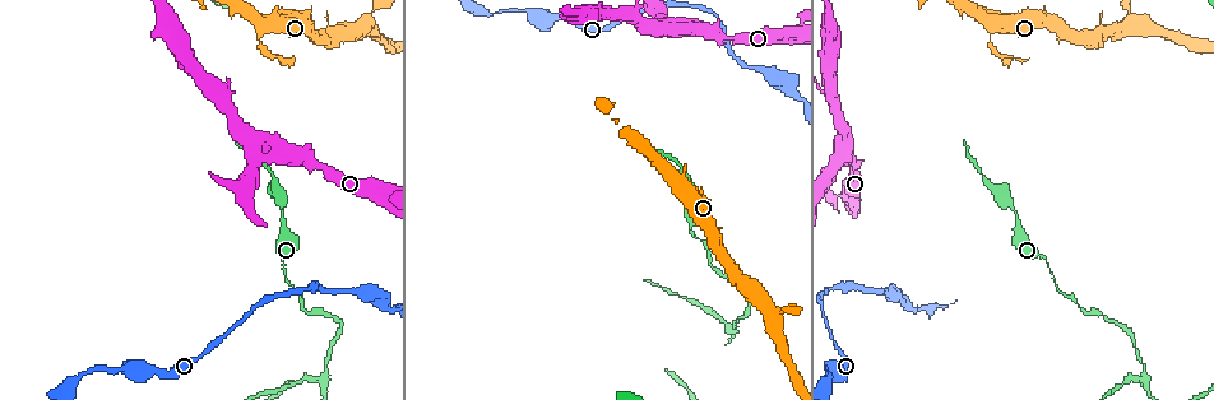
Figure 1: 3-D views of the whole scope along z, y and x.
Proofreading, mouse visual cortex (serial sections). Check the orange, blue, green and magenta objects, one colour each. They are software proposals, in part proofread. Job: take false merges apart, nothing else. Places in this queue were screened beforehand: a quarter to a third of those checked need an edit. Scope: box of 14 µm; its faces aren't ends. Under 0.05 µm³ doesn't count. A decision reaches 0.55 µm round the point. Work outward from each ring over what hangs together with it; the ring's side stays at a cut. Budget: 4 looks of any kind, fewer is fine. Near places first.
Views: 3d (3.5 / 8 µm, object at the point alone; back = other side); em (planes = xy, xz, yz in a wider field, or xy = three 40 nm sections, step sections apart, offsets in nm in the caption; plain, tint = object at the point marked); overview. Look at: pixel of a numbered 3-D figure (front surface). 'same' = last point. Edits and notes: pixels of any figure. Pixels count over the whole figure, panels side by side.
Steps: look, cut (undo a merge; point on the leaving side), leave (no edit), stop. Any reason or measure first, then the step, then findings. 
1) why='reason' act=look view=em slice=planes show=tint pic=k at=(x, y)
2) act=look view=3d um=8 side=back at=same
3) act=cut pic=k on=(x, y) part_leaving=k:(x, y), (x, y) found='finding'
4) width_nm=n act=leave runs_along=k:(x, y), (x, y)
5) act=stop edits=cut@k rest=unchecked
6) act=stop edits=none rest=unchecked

why='three arms meet' act=look view=3d um=8 pic=1 at=(991, 28)

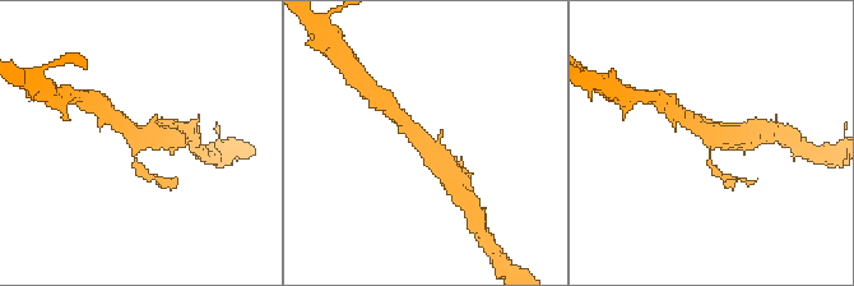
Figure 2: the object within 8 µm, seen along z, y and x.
why='now the EM' act=look view=em slice=planes show=tint pic=2 at=(709, 146)

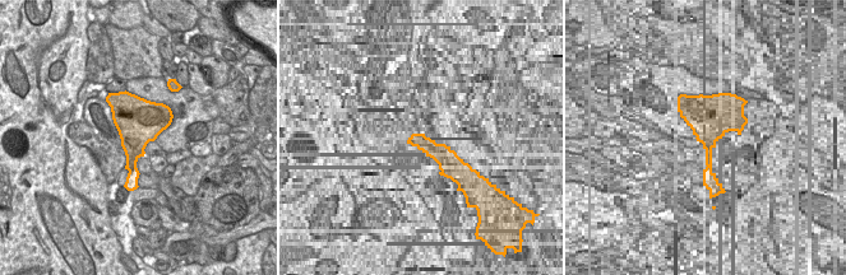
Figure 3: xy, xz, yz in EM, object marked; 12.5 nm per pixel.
width_nm=550 act=cut pic=2 on=(727, 178) part_leaving=2:(709, 158), (716, 173), (732, 180) found='two cells meet here'

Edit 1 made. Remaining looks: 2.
why='side arm on a straight run' act=look view=3d um=3.5 pic=1 at=(323, 379)

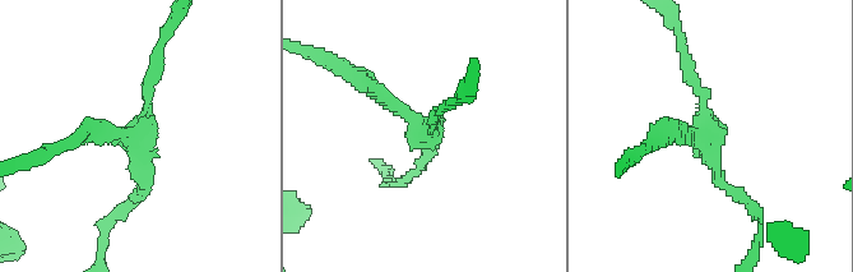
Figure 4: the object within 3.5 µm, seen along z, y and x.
arms=3 arm_widths_nm=150,150,200 why='shape alone is not enough' act=look view=em slice=xy step=3 show=tint pic=4 at=(425, 129)

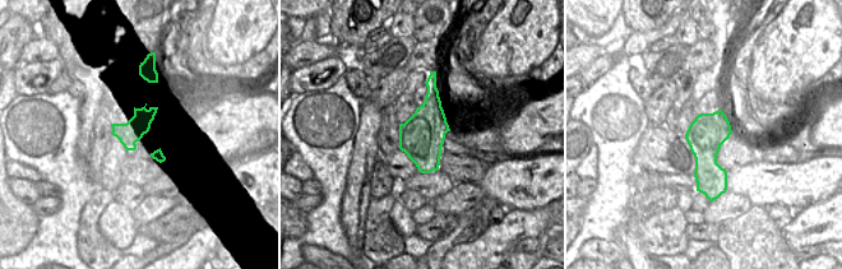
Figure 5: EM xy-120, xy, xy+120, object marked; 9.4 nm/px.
act=cut pic=4 on=(740, 192) part_leaving=4:(710, 156), (726, 187), (752, 199) found='two cells meet here'

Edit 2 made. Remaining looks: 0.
act=stop edits=cut@2,cut@4 rest=unchecked

